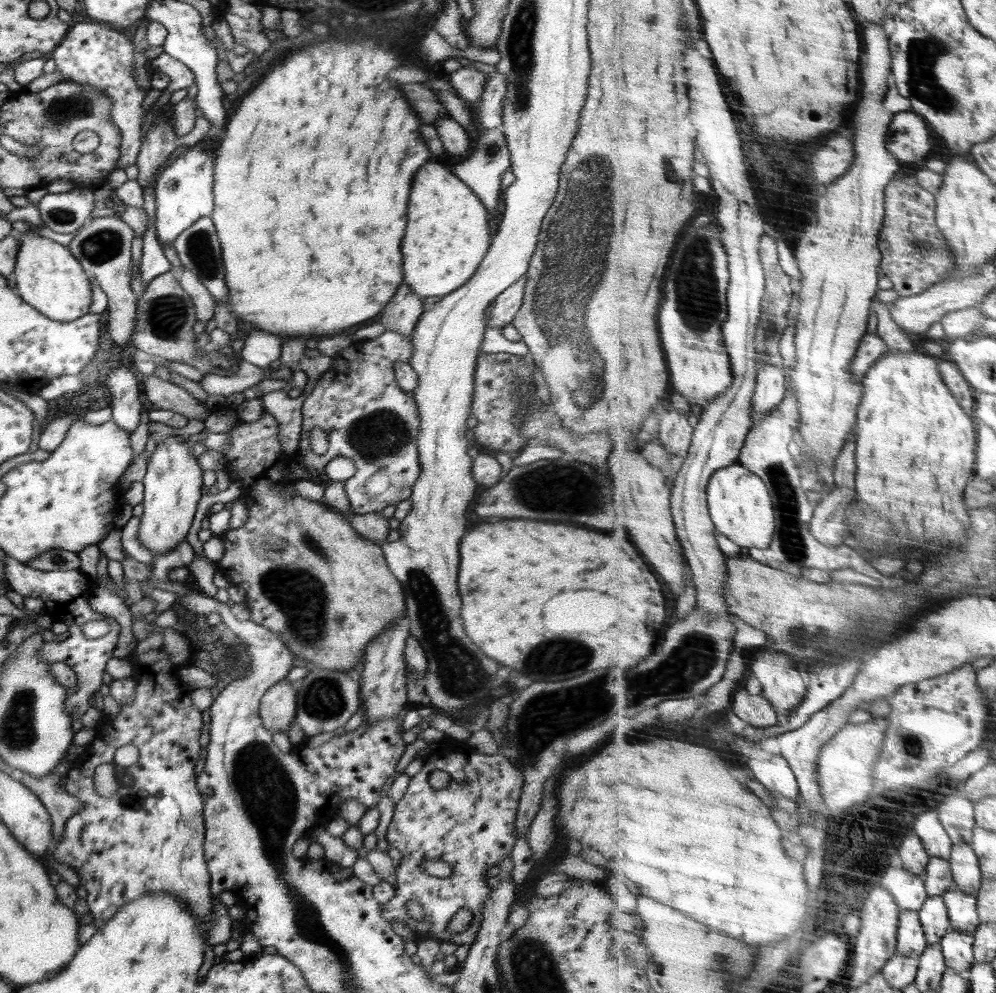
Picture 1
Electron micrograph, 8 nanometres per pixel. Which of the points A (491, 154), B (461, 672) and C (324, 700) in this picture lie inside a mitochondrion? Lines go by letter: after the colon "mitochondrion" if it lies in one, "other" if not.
A: mitochondrion
B: mitochondrion
C: mitochondrion

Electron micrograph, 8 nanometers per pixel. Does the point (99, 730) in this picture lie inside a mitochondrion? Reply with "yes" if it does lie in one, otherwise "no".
no

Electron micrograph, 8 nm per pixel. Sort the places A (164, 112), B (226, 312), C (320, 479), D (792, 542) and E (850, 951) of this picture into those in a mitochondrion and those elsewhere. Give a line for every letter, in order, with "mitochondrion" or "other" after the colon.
A: other
B: other
C: other
D: mitochondrion
E: other

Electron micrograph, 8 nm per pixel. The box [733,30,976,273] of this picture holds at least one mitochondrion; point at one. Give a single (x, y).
(925, 54)

